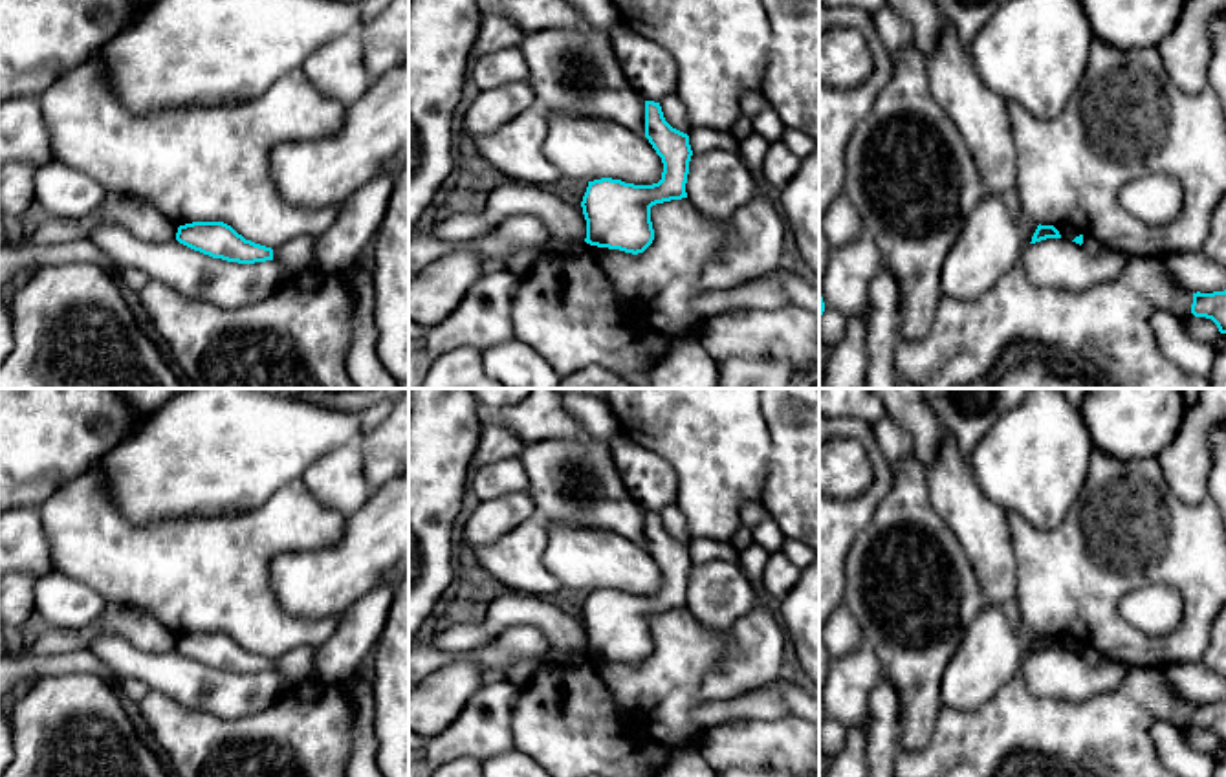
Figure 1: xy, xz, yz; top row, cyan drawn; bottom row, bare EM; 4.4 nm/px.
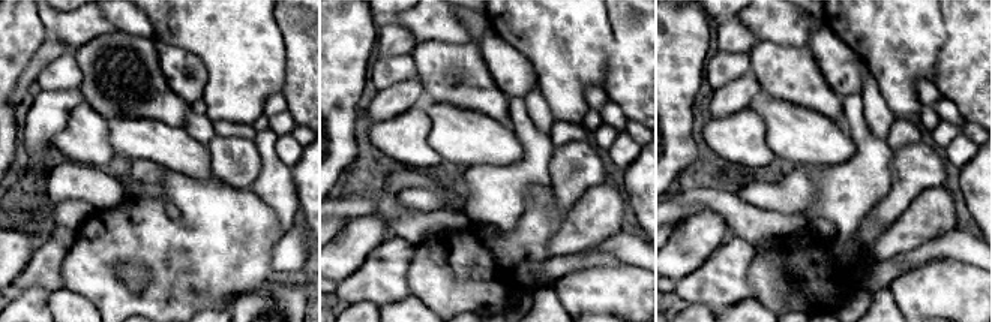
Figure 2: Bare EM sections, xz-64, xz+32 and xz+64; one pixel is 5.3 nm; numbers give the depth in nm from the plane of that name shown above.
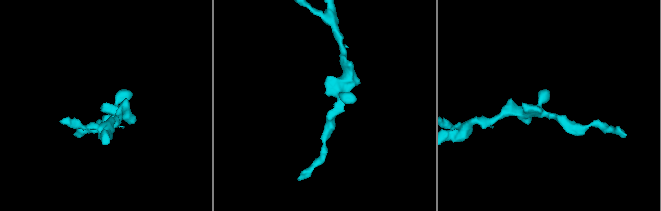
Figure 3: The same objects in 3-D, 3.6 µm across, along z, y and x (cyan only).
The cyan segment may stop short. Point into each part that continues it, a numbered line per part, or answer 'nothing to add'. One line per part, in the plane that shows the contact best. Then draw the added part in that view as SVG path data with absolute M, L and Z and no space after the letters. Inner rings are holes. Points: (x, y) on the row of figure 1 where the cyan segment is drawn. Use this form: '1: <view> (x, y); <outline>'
nothing to add

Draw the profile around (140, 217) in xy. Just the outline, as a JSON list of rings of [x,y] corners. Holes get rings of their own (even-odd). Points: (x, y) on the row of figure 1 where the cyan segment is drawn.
[[[106,192],[104,202],[81,220],[38,216],[27,229],[24,244],[60,244],[92,238],[101,224],[115,224],[145,242],[174,240],[178,227],[154,203],[121,192]]]

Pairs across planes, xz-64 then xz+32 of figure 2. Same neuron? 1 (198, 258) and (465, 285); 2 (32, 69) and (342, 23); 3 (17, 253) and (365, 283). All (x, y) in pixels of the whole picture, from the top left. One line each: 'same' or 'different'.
1: same
2: different
3: different

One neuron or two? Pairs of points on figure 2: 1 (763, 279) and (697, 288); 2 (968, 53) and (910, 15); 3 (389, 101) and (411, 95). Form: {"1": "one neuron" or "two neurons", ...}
{"1": "two neurons", "2": "two neurons", "3": "one neuron"}

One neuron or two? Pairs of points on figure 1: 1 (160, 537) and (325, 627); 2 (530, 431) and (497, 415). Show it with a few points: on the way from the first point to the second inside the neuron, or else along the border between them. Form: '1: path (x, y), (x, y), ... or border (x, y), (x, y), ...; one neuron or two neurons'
1: path (200, 574), (213, 576), (266, 629), (284, 629); one neuron
2: path (523, 424), (517, 418), (504, 416); one neuron

